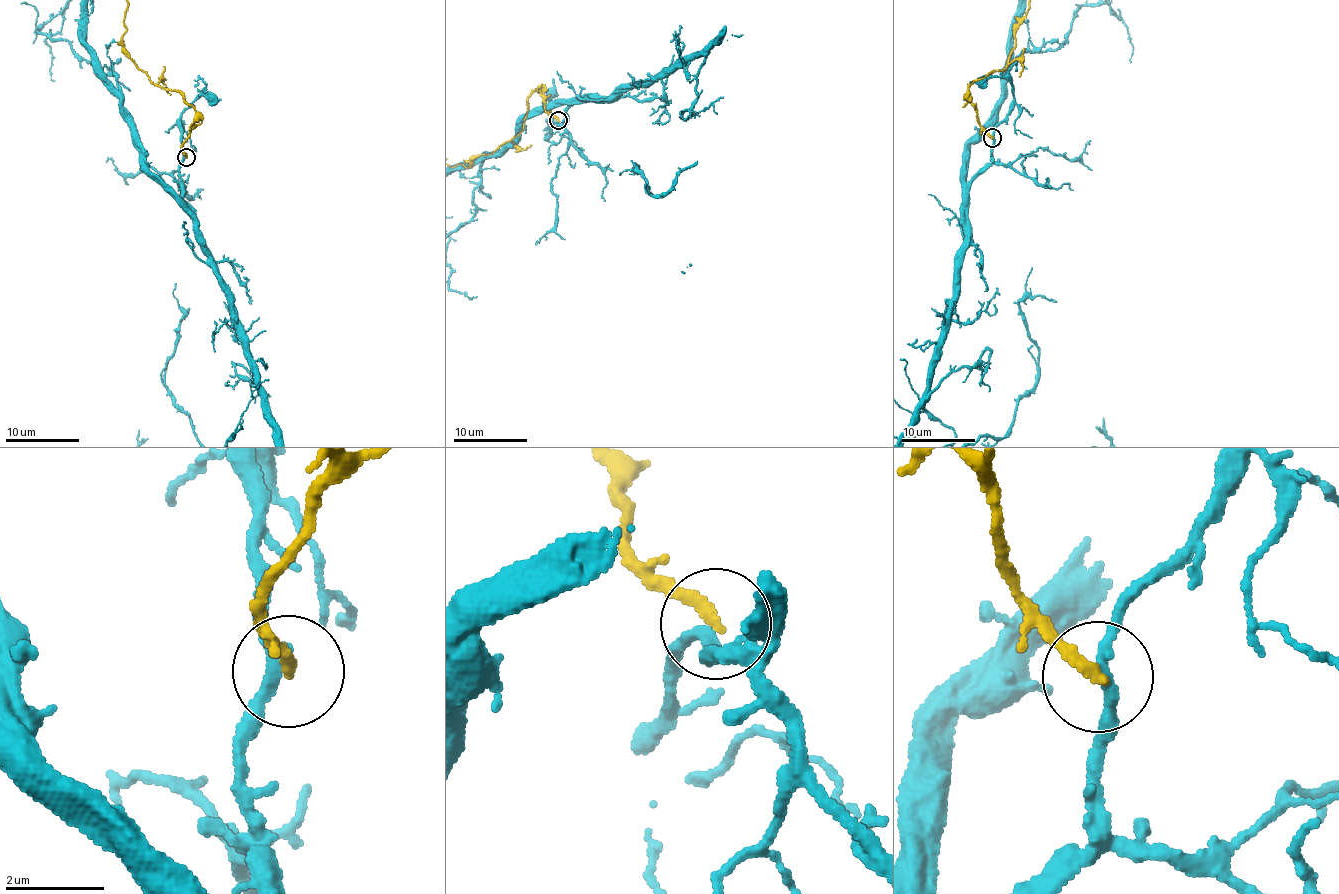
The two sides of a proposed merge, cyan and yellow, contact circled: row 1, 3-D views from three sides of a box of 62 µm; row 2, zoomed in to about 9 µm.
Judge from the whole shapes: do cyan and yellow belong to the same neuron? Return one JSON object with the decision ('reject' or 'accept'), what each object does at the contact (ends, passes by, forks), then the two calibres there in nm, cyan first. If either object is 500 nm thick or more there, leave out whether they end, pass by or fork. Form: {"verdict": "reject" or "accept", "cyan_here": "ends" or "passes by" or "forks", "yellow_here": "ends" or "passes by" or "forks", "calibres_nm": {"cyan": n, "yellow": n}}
{"verdict": "reject", "cyan_here": "passes by", "yellow_here": "ends", "calibres_nm": {"cyan": 240, "yellow": 240}}

